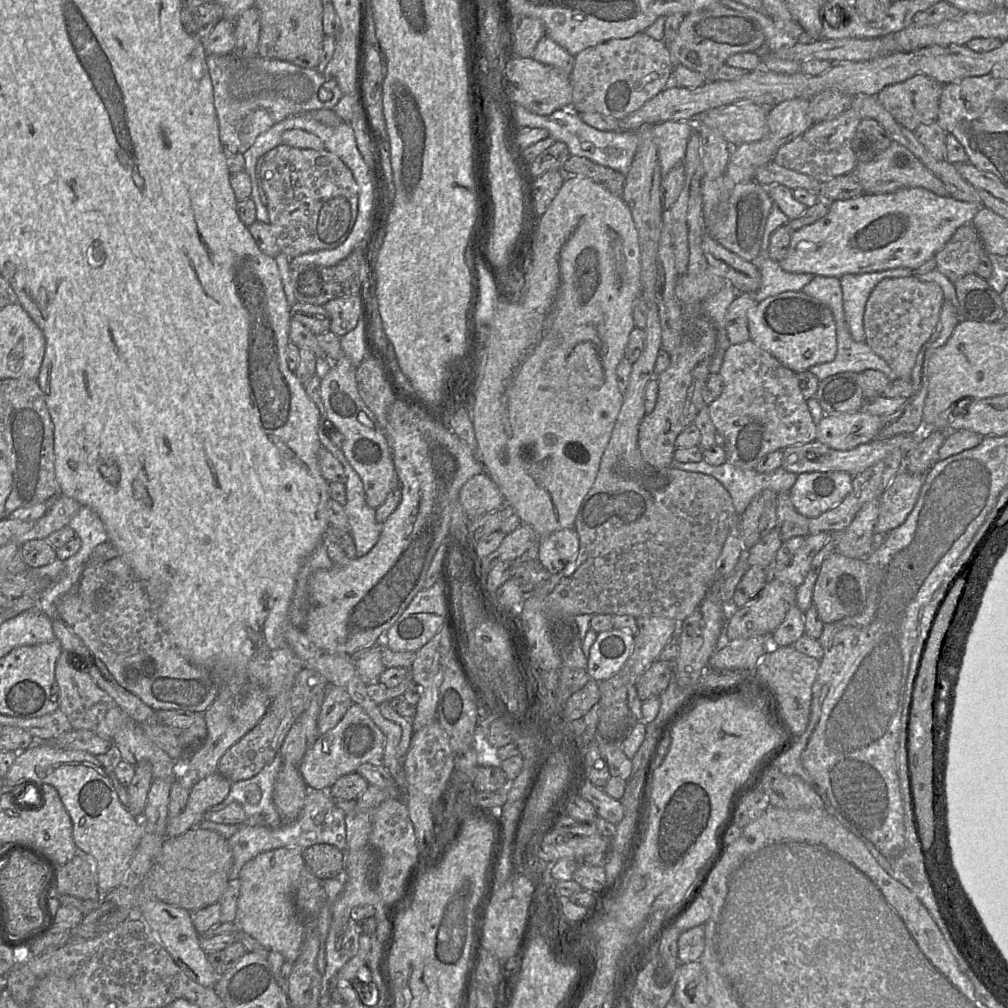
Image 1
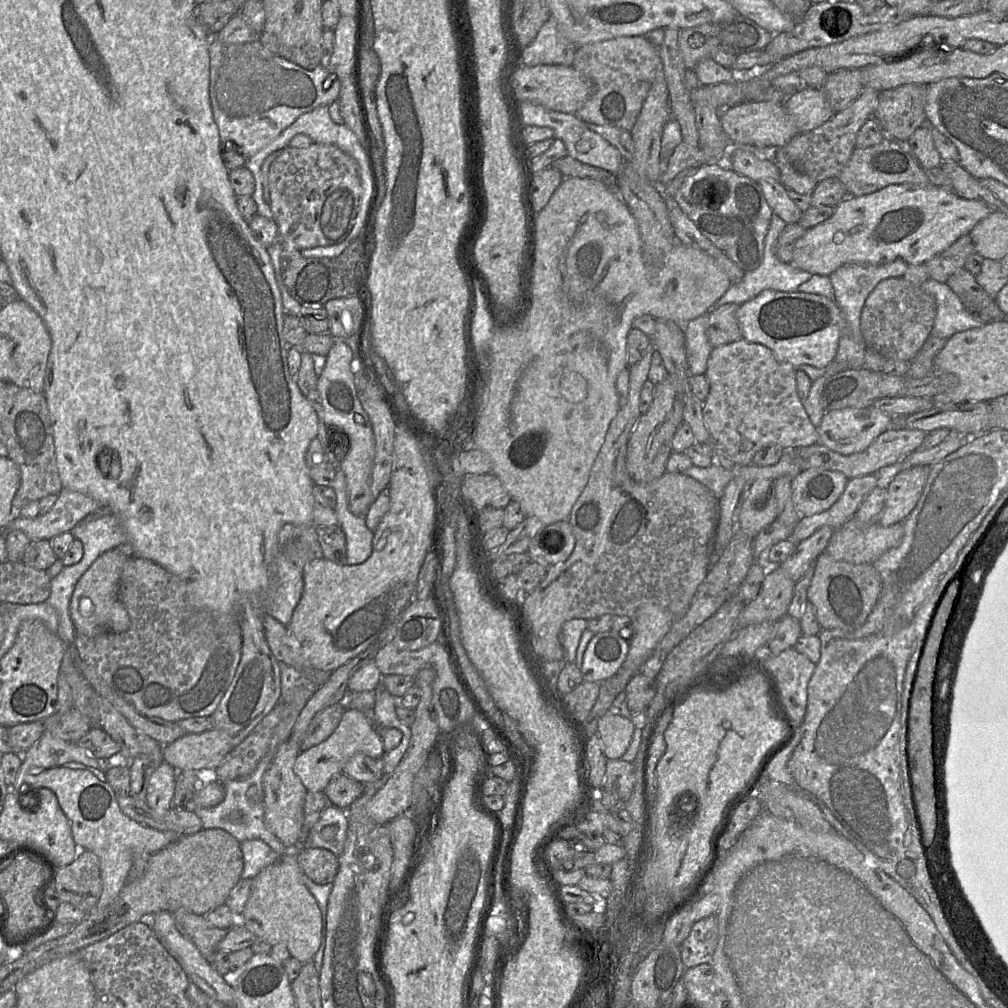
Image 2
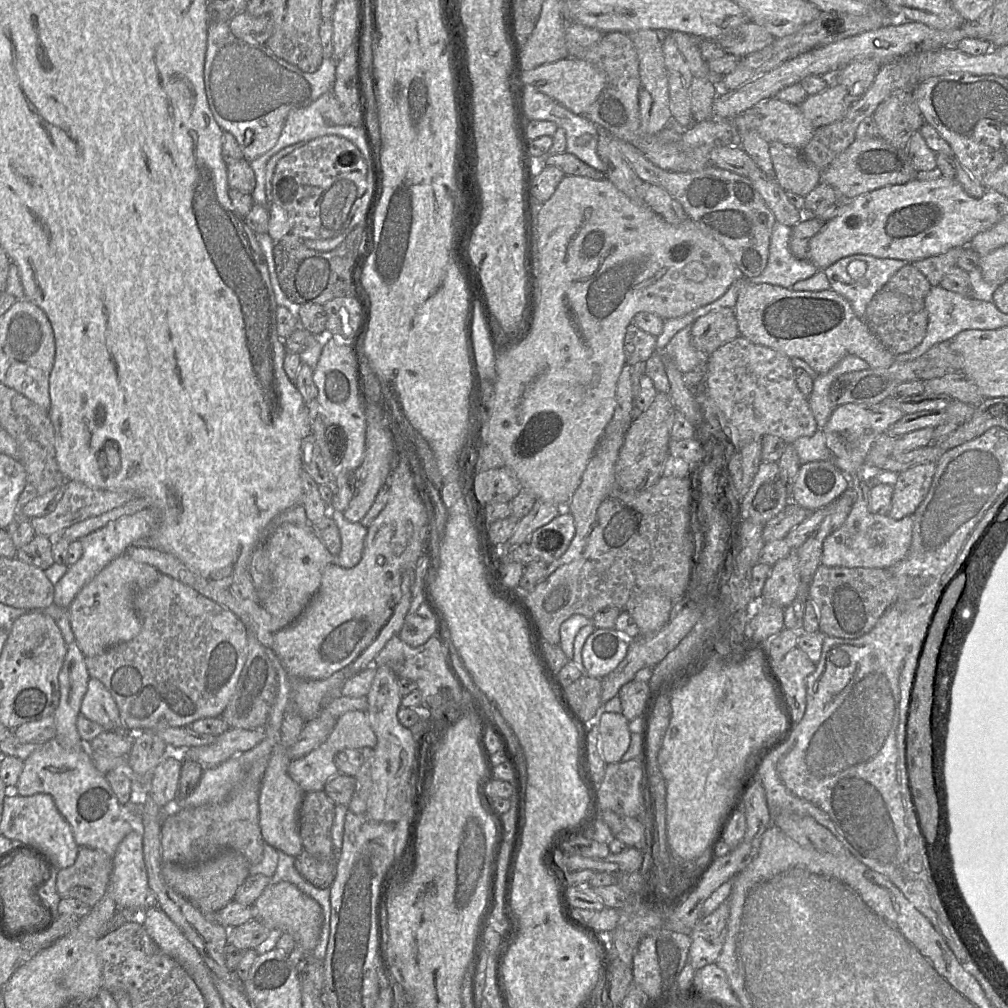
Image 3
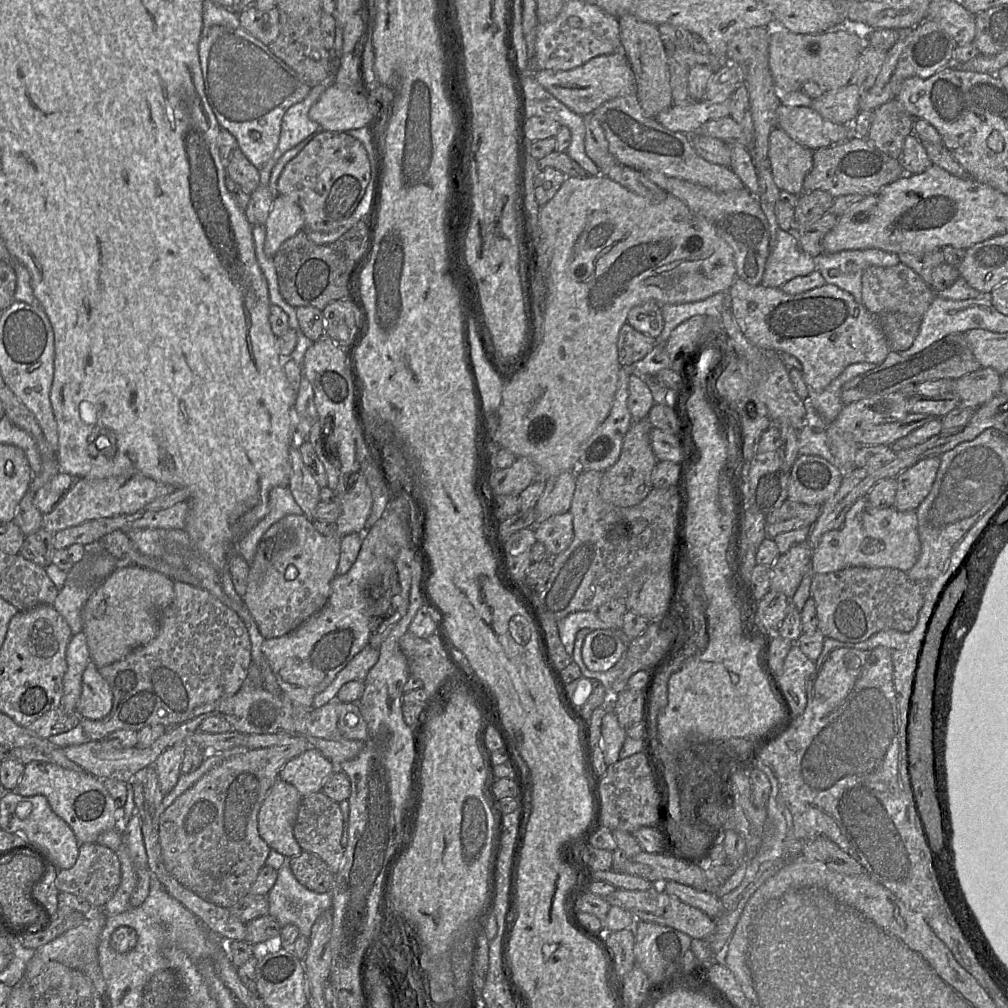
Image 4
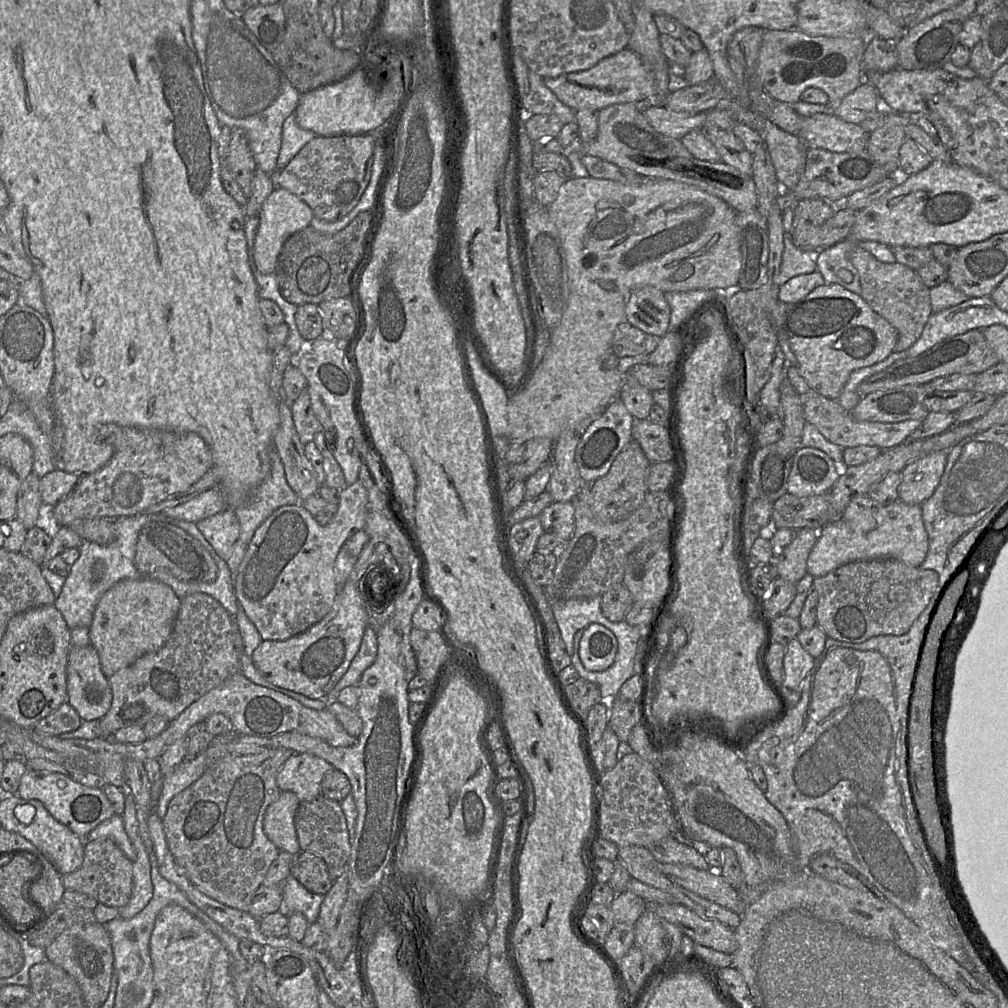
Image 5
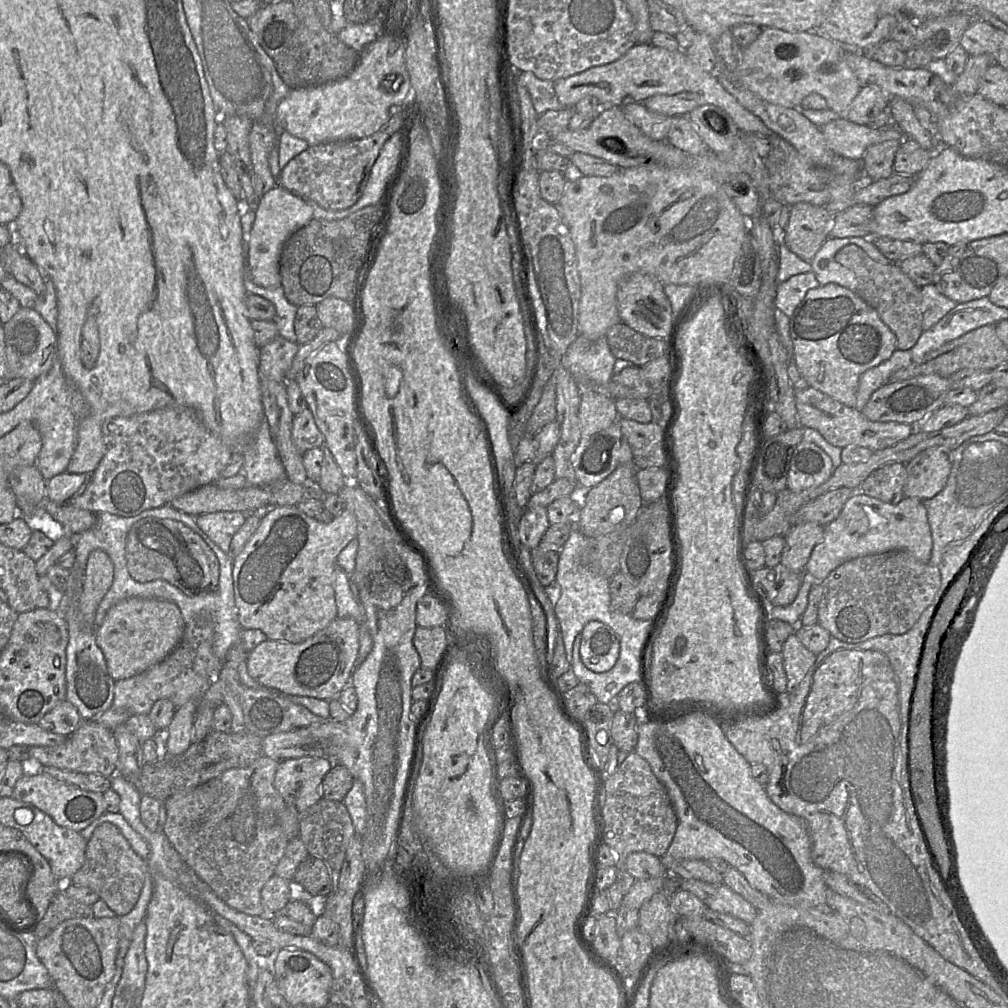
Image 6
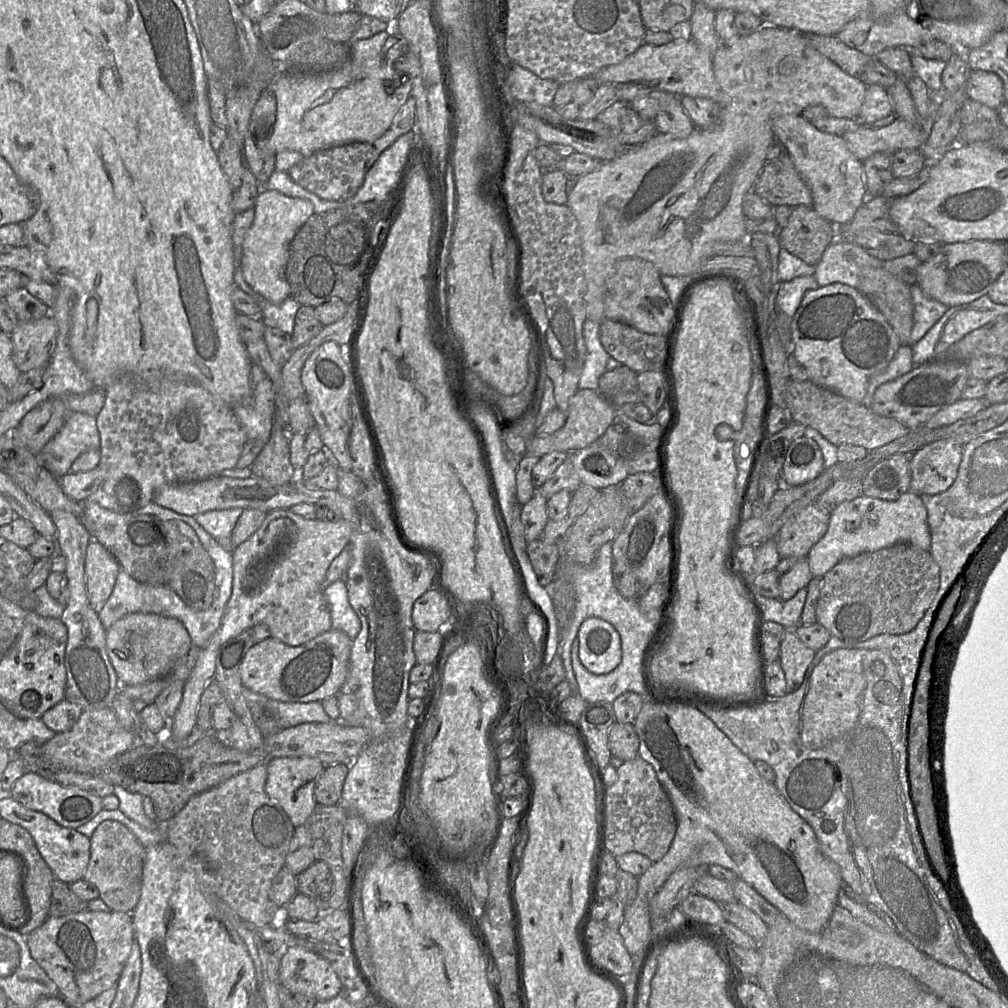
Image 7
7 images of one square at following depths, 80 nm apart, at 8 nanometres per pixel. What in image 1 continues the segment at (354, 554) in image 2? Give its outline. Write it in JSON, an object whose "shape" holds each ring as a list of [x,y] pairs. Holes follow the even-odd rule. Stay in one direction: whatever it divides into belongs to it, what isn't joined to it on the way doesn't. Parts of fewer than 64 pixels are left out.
{"shape":[[[341,449],[330,451],[344,469],[346,475],[346,504],[343,507],[351,528],[351,536],[356,548],[356,558],[368,554],[377,543],[383,524],[375,519],[375,511],[366,503],[363,484],[357,473],[347,462]]]}

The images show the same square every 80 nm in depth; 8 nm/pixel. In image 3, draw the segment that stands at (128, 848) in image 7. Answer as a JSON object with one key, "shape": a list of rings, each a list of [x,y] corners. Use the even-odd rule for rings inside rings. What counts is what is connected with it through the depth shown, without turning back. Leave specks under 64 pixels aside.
{"shape":[[[79,846],[75,862],[57,871],[60,898],[74,898],[92,907],[105,894],[113,870],[113,859],[104,851]]]}

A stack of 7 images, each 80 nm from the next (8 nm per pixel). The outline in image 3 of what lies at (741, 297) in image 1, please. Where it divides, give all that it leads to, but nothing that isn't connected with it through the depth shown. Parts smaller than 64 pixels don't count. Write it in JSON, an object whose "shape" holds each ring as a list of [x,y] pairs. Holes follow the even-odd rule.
{"shape":[[[721,308],[699,317],[692,324],[691,343],[709,356],[719,347],[739,336],[733,308]]]}

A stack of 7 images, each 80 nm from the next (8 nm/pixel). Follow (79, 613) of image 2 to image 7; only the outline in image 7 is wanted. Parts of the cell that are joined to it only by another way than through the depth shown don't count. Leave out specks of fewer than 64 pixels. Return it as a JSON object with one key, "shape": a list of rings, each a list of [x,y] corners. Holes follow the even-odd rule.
{"shape":[[[131,613],[106,630],[106,648],[120,684],[141,684],[169,674],[174,665],[192,648],[193,642],[183,623],[176,618],[154,613]]]}

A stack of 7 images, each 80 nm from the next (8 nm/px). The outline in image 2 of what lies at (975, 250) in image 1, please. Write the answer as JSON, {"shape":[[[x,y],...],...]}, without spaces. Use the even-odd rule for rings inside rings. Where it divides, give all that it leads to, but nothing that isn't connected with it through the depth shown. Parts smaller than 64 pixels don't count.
{"shape":[[[969,234],[958,238],[951,246],[925,262],[929,278],[945,283],[957,270],[964,268],[969,255],[976,253]]]}

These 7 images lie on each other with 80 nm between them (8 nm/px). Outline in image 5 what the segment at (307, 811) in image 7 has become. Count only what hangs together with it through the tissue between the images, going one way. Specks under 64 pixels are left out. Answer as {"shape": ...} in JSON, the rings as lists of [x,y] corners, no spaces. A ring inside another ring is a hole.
{"shape":[[[294,754],[277,773],[277,786],[293,792],[300,802],[310,801],[321,795],[322,779],[332,769],[329,762],[312,754]]]}

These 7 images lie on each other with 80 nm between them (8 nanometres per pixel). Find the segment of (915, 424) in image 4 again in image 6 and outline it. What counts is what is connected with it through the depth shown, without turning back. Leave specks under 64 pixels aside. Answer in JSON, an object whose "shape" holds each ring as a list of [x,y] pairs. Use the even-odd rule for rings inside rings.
{"shape":[[[811,386],[795,390],[795,400],[801,426],[817,430],[827,442],[842,449],[846,446],[861,446],[873,452],[883,450],[907,439],[916,427],[907,423],[871,421],[861,411],[846,406]]]}

